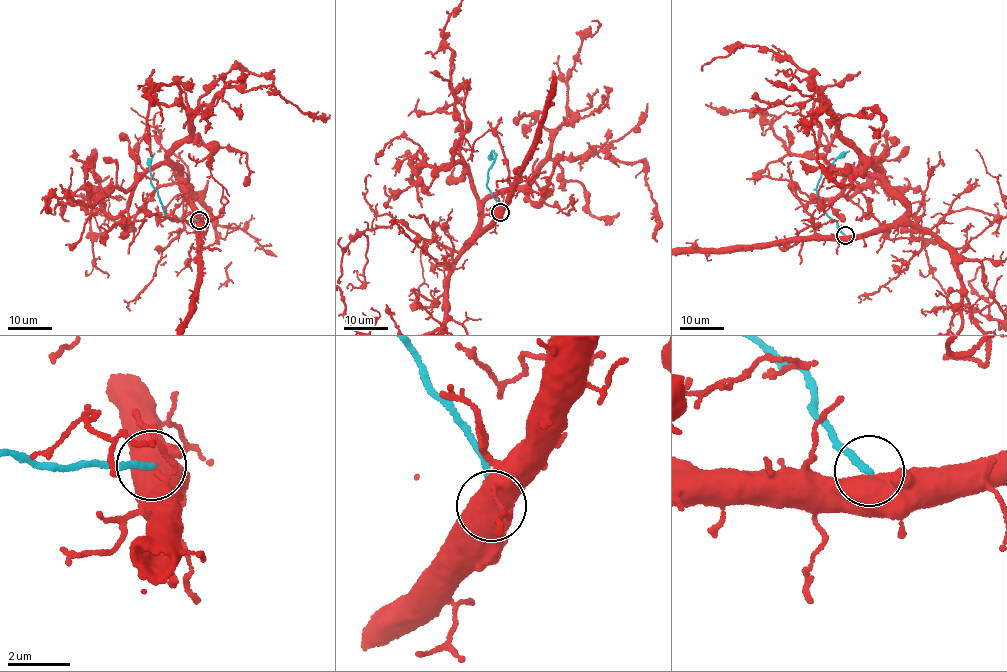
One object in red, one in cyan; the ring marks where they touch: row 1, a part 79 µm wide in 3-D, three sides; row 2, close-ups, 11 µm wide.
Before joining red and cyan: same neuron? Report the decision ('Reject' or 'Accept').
Reject

